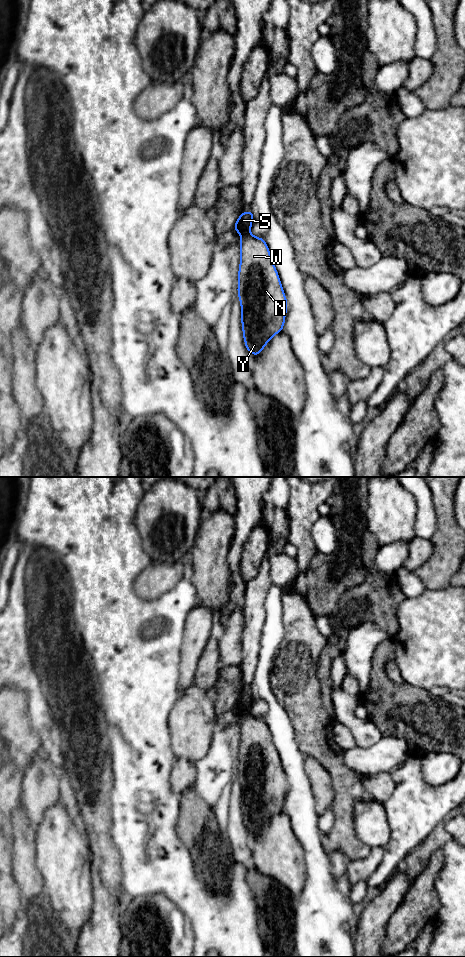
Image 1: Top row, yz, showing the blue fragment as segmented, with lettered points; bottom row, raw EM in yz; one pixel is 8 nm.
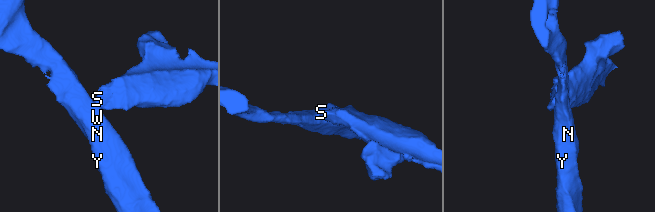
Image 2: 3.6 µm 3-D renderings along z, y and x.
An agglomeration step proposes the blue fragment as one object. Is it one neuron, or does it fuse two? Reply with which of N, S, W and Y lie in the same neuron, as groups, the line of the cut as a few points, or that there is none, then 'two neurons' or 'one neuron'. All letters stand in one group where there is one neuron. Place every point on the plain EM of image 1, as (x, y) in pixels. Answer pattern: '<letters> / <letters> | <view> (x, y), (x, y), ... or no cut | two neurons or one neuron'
N W Y / S | yz (249, 712), (241, 717) | two neurons

